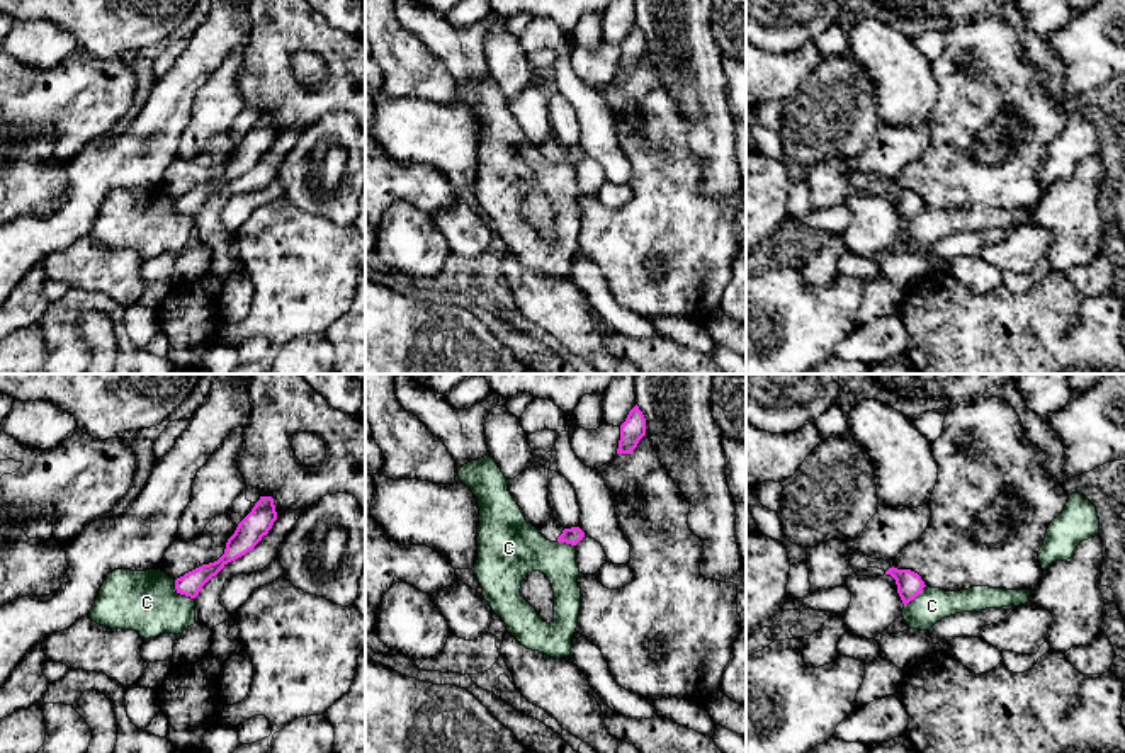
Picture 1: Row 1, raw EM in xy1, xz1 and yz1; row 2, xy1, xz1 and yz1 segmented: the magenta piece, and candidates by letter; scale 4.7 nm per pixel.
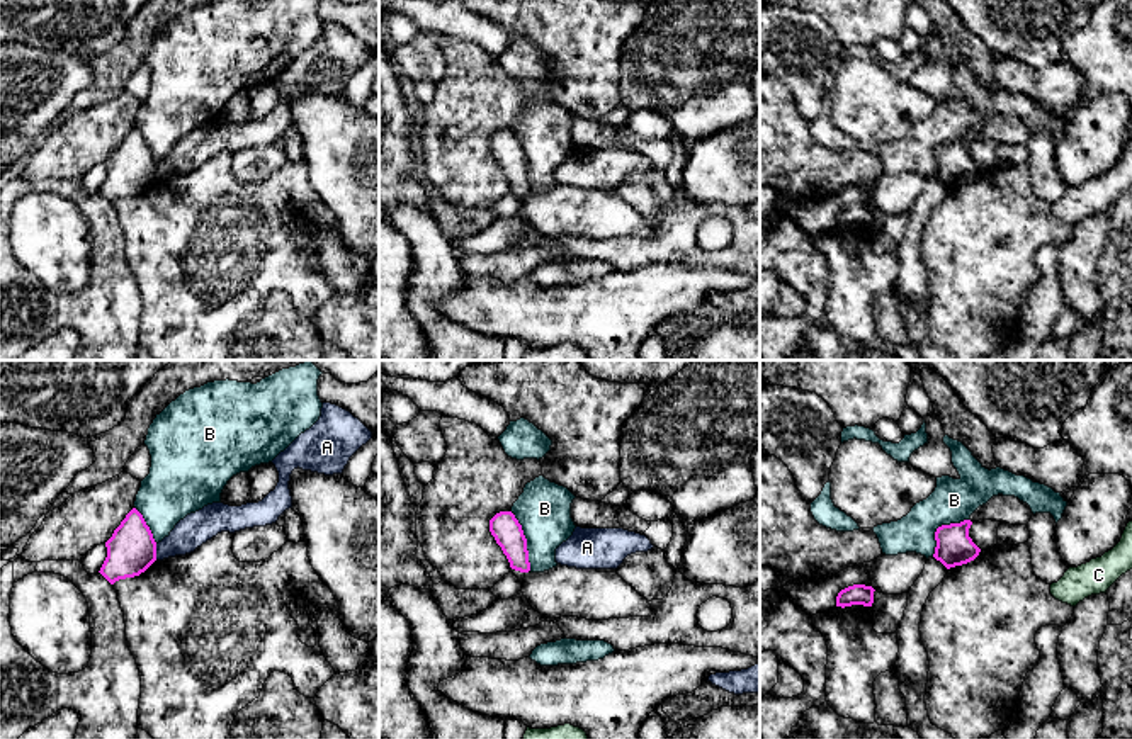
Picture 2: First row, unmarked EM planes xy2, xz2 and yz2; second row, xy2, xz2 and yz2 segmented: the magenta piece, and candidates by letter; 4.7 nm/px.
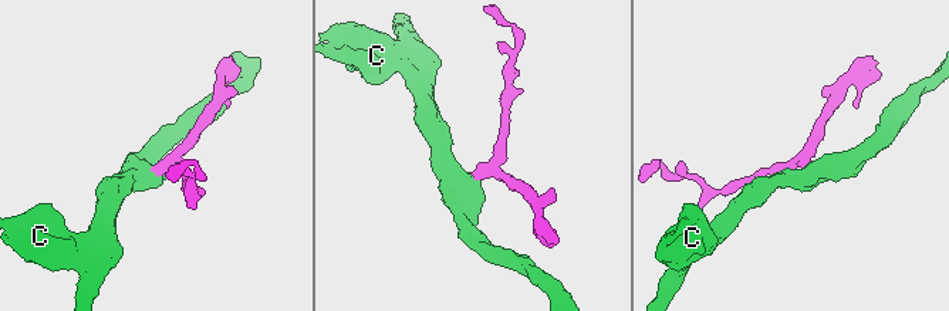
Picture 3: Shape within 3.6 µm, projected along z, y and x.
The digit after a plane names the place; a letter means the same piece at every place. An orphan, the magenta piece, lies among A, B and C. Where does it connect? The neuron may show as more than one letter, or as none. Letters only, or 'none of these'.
none of these

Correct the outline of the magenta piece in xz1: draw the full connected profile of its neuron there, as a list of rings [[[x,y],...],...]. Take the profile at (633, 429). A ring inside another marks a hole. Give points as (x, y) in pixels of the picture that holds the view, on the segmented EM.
[[[636,405],[625,422],[620,425],[620,440],[617,454],[630,454],[639,440],[646,435],[646,418],[639,406]]]

